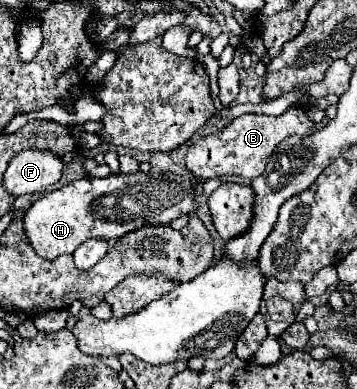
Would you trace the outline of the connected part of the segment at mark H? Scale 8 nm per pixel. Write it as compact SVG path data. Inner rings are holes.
M132 173L104 179L76 179L52 193L44 193L24 213L24 231L38 257L48 261L64 253L74 253L88 239L114 241L144 225L168 225L170 221L196 213L194 181L176 173Z

